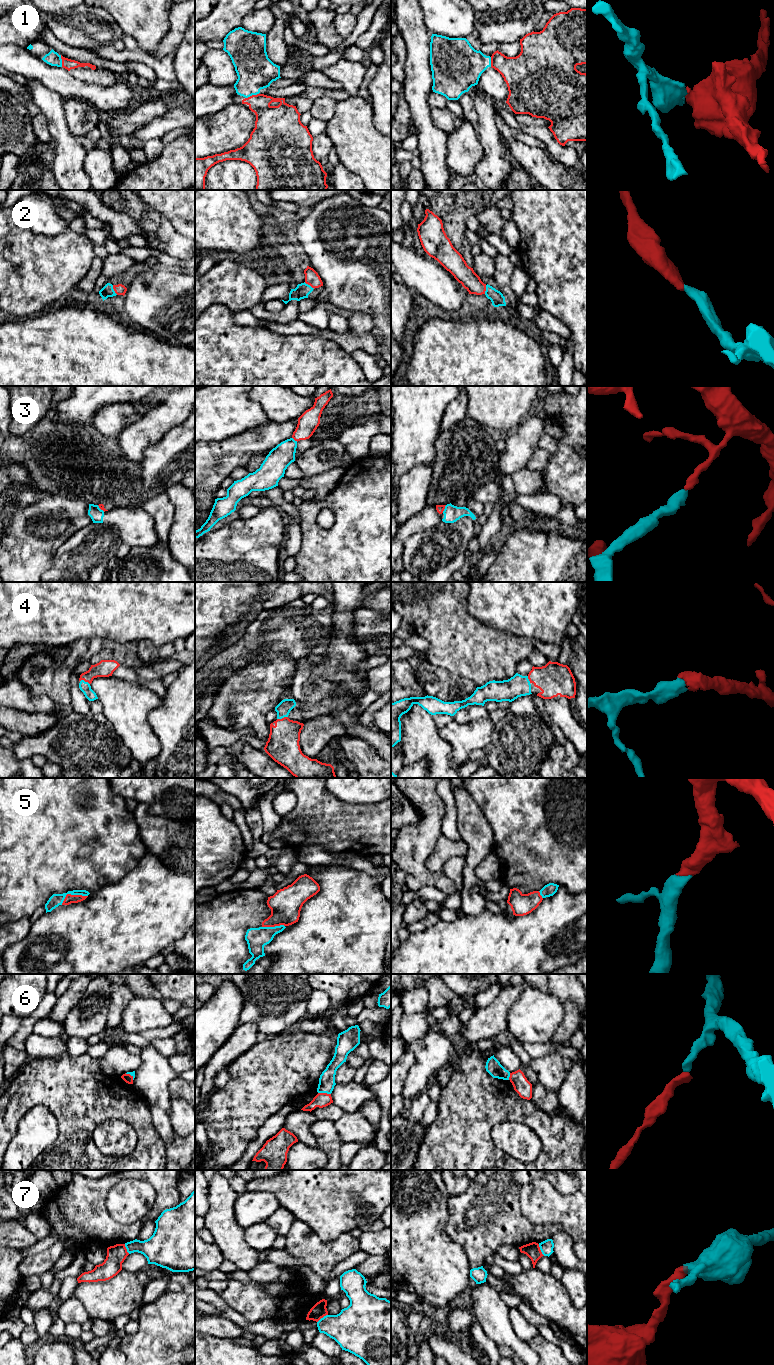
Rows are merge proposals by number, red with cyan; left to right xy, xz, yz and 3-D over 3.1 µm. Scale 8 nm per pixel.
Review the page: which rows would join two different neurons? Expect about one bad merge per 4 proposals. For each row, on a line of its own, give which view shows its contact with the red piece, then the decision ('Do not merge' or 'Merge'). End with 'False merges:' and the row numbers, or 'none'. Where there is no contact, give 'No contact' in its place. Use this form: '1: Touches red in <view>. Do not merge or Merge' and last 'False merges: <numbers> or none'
1: Touches red in xz. Merge
2: Touches red in xy. Merge
3: Touches red in yz. Do not merge
4: Touches red in xz. Merge
5: Touches red in xy. Merge
6: Touches red in xz. Do not merge
7: Touches red in yz. Do not merge
False merges: 3, 6, 7

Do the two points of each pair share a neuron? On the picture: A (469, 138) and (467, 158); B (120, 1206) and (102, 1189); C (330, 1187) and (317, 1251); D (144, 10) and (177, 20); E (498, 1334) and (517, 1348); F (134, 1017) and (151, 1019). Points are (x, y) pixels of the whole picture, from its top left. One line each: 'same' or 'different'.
A: same
B: different
C: different
D: different
E: same
F: same

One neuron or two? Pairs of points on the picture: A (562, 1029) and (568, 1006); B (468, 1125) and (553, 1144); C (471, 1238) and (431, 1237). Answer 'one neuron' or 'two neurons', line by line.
A: one neuron
B: one neuron
C: two neurons

